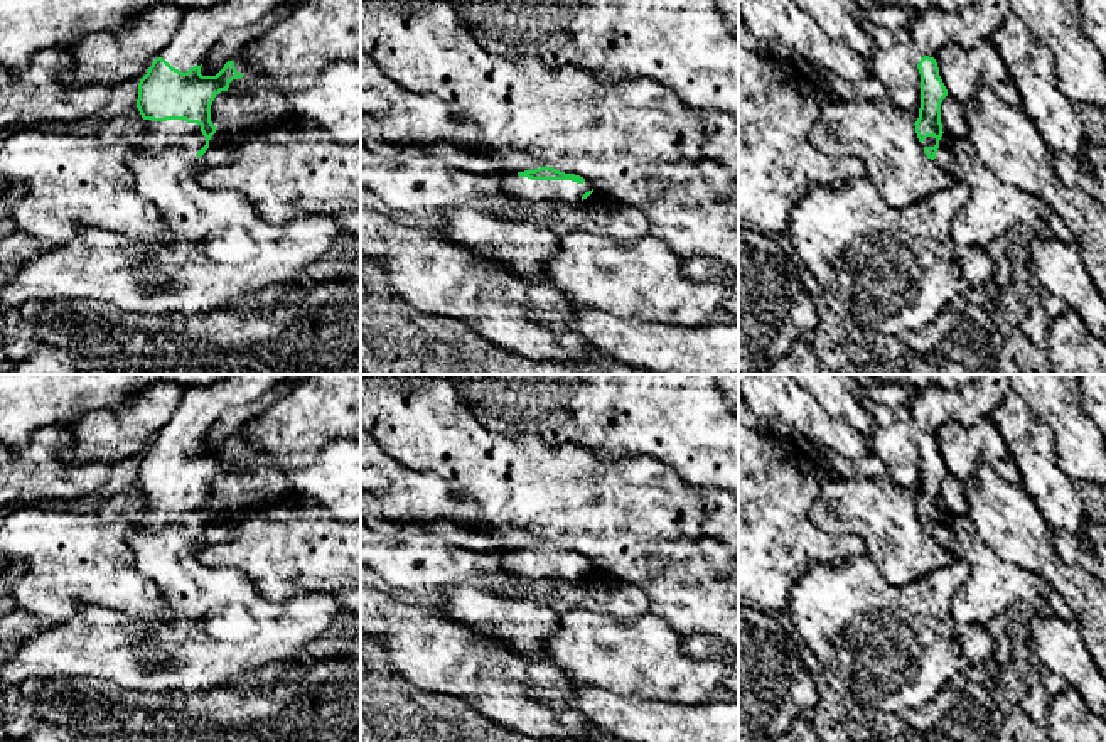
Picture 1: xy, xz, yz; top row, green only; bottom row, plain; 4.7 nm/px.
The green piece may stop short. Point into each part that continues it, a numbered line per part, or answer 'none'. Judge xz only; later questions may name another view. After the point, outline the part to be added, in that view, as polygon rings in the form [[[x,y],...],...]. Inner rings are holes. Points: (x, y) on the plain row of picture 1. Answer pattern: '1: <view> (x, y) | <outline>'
1: xz (521, 567) | [[[504,551],[501,567],[506,577],[519,582],[578,582],[582,573],[593,565],[588,558],[583,562],[572,558],[531,558],[518,551]]]

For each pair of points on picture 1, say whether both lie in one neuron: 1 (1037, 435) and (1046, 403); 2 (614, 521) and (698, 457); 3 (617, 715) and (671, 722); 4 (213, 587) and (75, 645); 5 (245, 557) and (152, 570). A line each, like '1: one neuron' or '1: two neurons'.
1: two neurons
2: two neurons
3: one neuron
4: one neuron
5: two neurons

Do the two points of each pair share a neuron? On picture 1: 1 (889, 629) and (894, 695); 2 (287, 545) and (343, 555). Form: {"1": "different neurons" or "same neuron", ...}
{"1": "same neuron", "2": "same neuron"}

